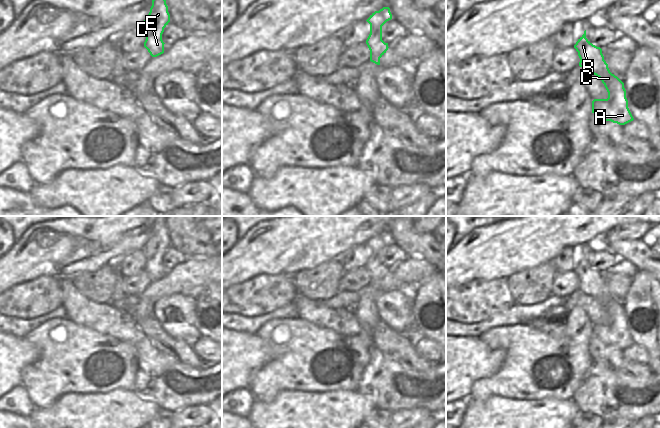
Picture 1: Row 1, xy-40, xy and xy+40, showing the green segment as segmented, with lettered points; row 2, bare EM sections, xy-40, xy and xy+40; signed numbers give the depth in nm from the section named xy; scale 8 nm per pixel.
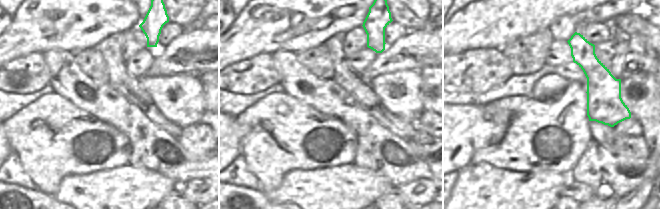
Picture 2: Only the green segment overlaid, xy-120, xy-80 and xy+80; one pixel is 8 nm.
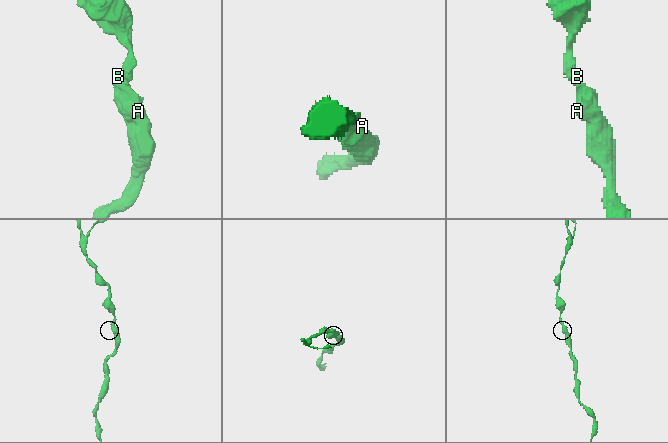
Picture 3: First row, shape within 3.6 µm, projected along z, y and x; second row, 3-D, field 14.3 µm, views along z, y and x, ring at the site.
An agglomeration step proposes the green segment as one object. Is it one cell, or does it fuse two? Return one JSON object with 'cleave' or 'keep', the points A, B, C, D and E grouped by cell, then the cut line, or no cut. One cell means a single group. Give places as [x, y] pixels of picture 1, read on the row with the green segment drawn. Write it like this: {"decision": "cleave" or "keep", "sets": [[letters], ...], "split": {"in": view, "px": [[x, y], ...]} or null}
{"decision": "keep", "sets": [["A", "B", "C", "D", "E"]], "split": null}

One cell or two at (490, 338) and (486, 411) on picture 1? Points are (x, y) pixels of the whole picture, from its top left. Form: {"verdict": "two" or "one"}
{"verdict": "two"}

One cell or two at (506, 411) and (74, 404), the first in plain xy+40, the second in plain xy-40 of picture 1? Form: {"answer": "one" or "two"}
{"answer": "one"}

